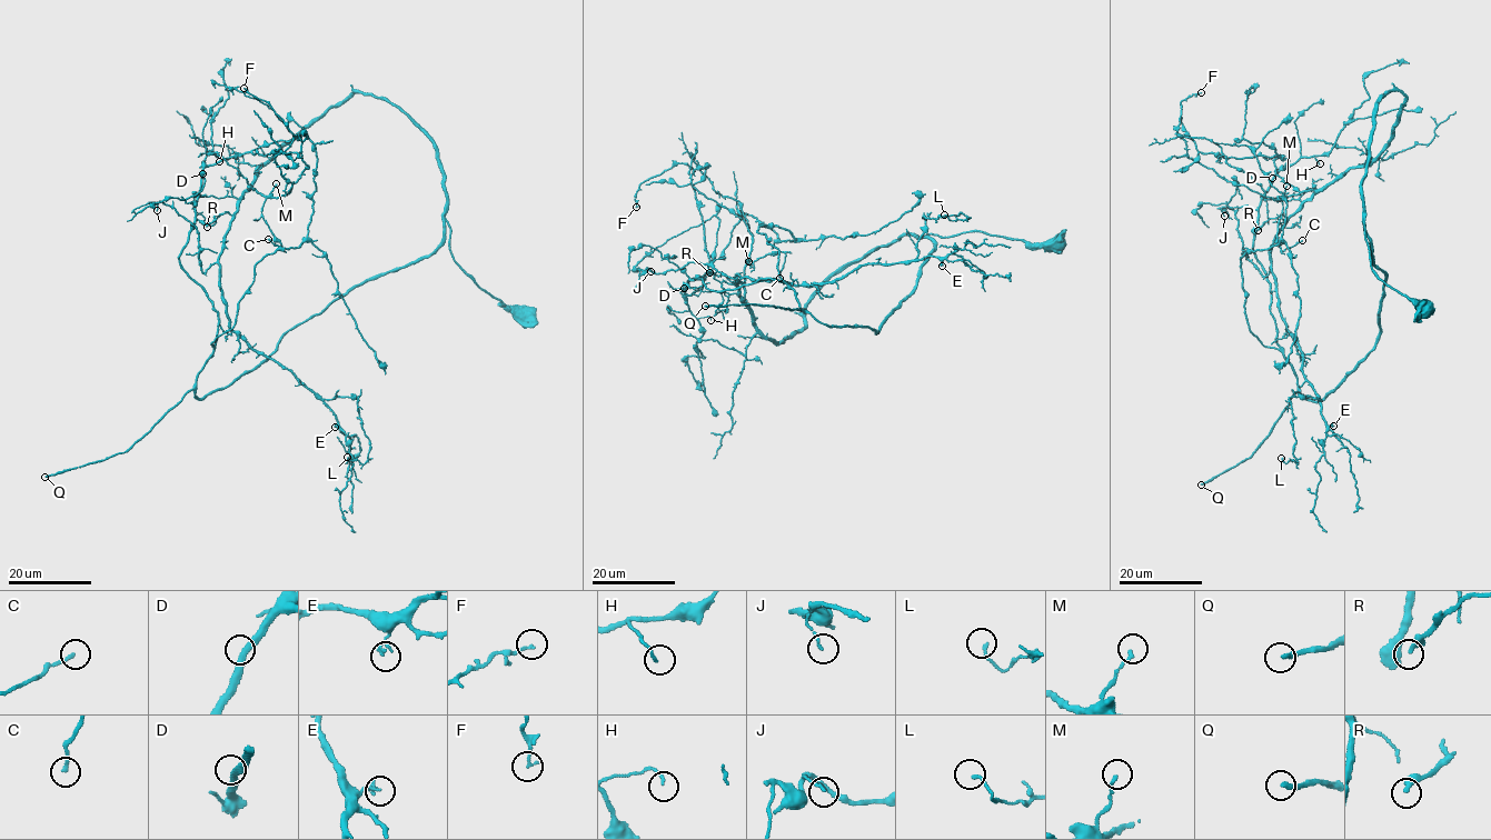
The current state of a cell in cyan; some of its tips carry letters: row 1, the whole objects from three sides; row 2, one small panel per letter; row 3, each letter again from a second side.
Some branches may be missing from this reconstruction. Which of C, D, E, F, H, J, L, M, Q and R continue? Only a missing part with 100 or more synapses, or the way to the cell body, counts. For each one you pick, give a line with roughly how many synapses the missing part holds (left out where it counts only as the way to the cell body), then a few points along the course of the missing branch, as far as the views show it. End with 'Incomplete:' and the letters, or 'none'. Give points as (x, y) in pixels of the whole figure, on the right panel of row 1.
Q: about 250 synapses
Incomplete: Q

